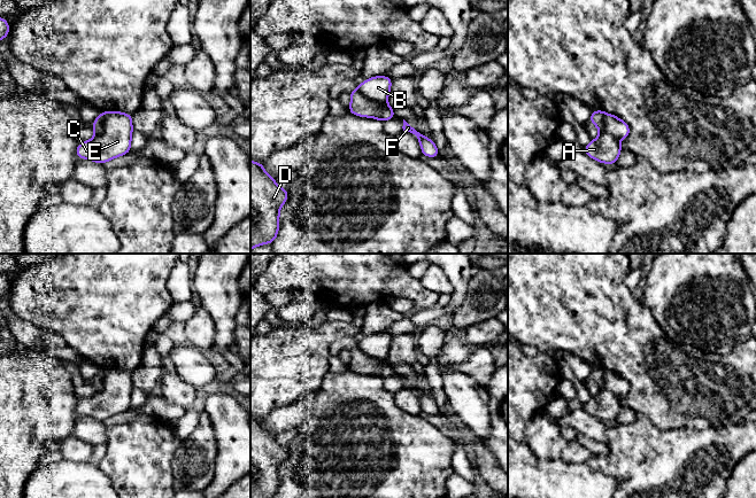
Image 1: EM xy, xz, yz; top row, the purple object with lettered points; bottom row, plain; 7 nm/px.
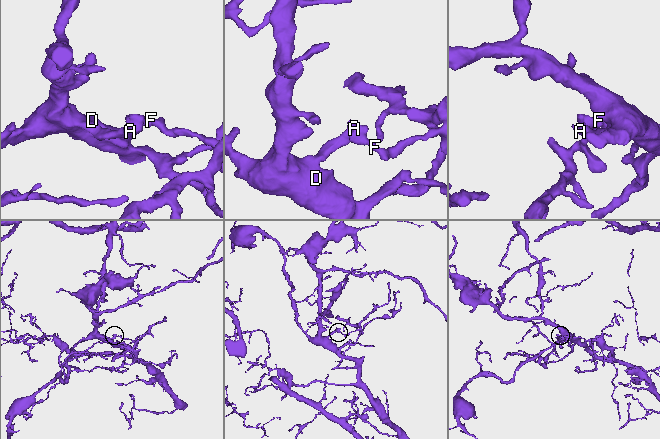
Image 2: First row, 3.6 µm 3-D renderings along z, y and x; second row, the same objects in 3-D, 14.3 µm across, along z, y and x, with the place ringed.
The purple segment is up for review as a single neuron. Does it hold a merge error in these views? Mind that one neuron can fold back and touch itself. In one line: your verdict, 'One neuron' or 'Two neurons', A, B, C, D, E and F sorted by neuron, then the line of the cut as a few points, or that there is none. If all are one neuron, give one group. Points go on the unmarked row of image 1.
Two neurons. Groups: A B C D E / F. Split along yz (604, 370), (603, 384), (617, 397)

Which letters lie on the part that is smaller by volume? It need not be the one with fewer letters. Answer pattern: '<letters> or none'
F

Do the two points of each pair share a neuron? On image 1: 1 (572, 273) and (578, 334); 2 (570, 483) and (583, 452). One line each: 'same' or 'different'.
1: same
2: different

